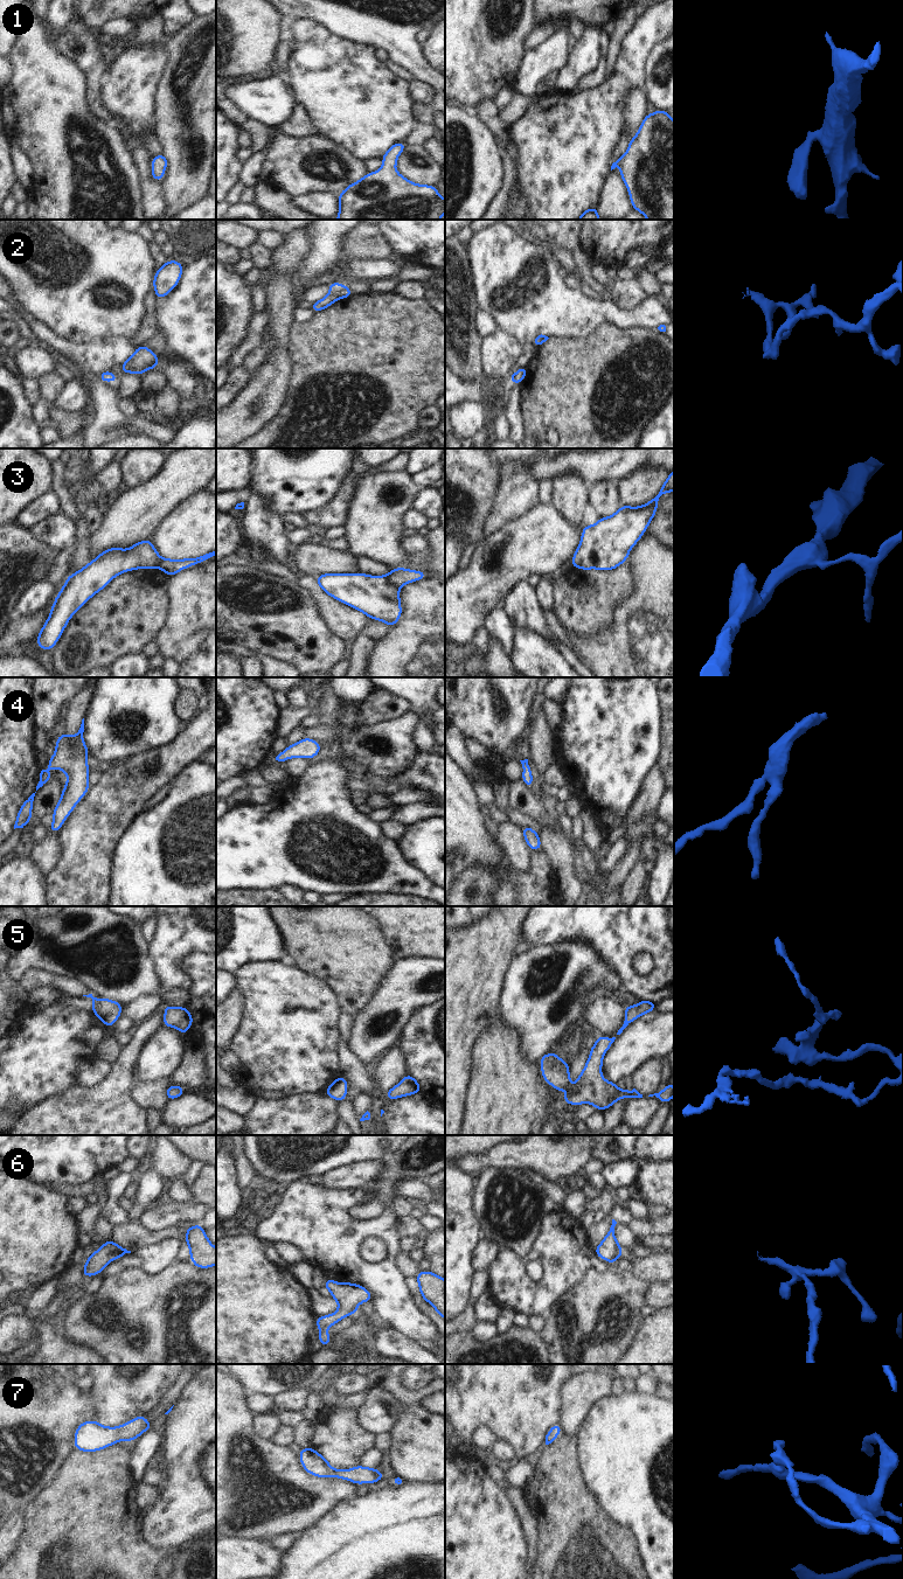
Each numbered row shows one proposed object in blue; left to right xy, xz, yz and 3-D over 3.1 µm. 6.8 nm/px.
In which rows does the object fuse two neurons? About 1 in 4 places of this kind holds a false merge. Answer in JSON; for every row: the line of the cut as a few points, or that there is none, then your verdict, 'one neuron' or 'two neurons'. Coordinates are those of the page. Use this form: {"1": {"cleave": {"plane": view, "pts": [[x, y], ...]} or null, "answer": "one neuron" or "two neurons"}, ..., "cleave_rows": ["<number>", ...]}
{"1": {"cleave": null, "answer": "one neuron"}, "2": {"cleave": {"plane": "xz", "pts": [[342, 285], [338, 297]]}, "answer": "two neurons"}, "3": {"cleave": {"plane": "xz", "pts": [[386, 576], [398, 588]]}, "answer": "two neurons"}, "4": {"cleave": null, "answer": "one neuron"}, "5": {"cleave": null, "answer": "one neuron"}, "6": {"cleave": null, "answer": "one neuron"}, "7": {"cleave": null, "answer": "one neuron"}, "cleave_rows": ["2", "3"]}

